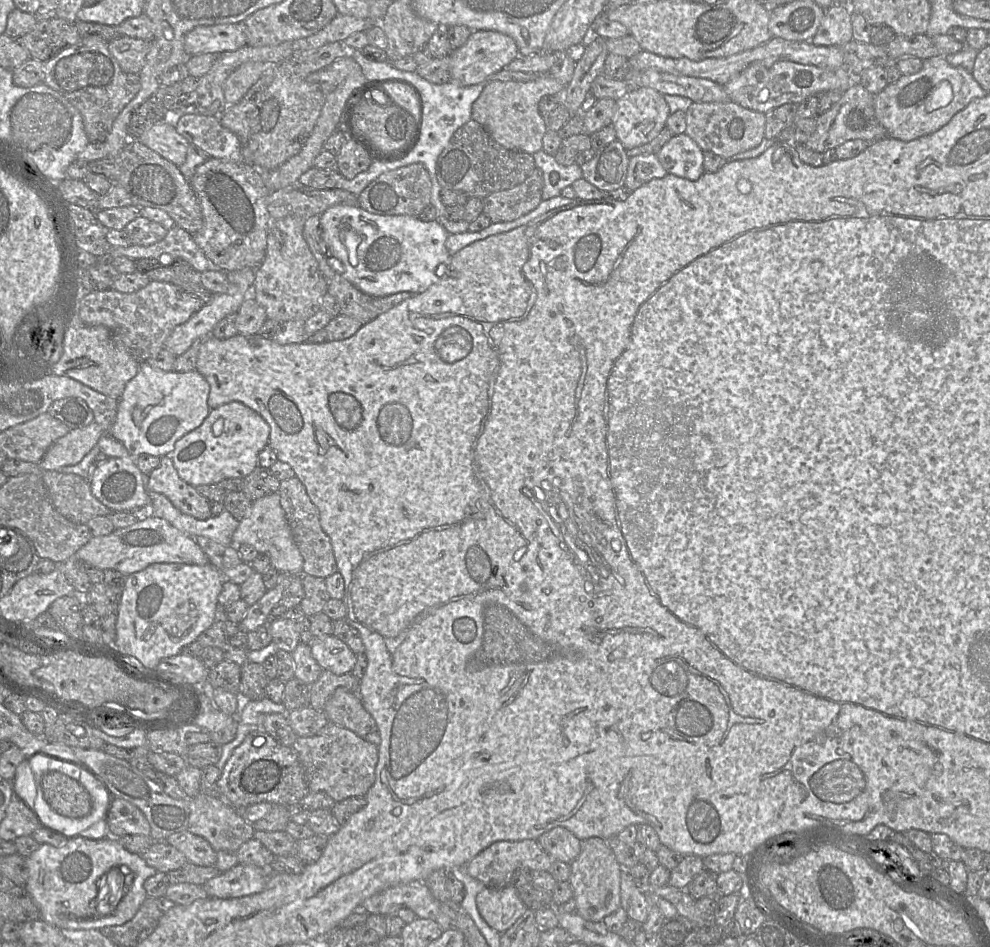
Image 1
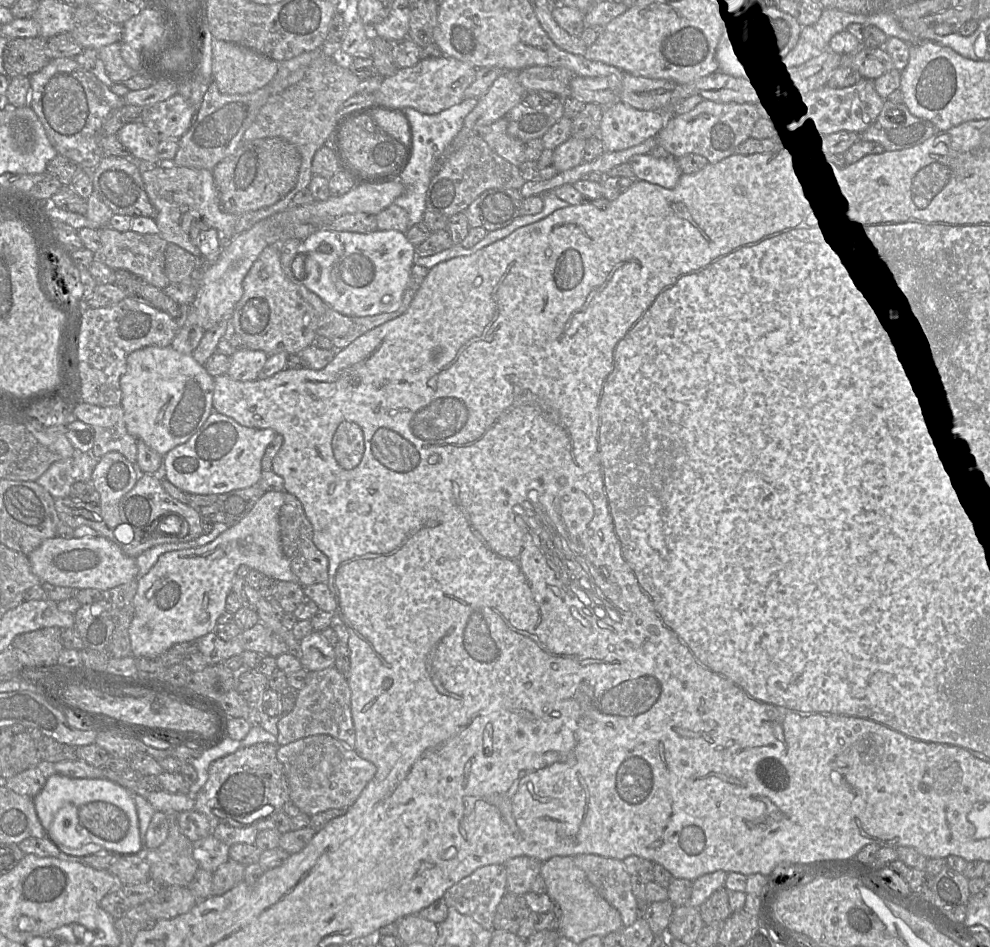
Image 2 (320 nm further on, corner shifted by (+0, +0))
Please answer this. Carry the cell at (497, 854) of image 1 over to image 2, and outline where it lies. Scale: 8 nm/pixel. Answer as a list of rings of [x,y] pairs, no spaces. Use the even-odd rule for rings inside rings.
[[[504,865],[484,866],[450,887],[443,899],[448,907],[492,930],[496,909],[507,892],[506,882]]]

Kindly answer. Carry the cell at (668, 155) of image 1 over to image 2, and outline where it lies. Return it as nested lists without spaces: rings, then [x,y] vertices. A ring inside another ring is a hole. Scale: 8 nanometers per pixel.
[[[638,154],[631,157],[627,162],[637,180],[647,181],[661,187],[674,188],[682,175],[676,159],[667,156],[656,158],[650,154]]]

